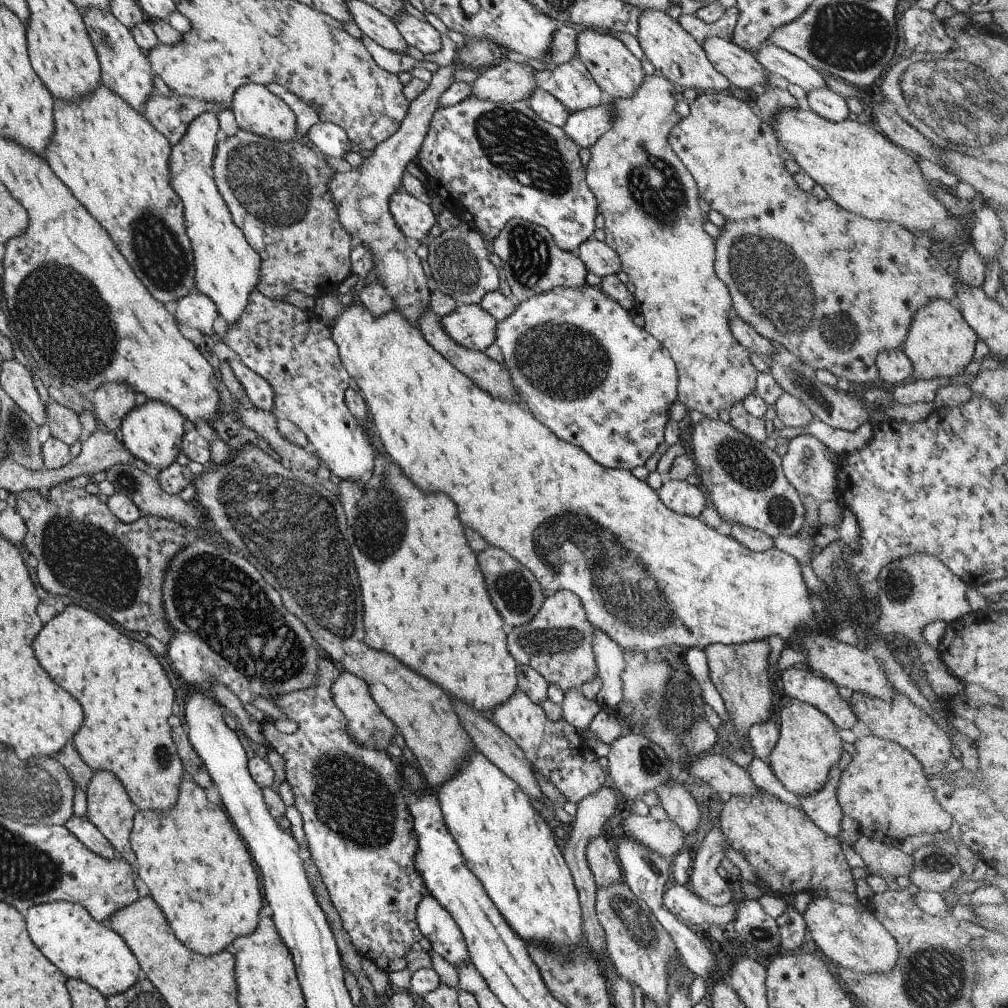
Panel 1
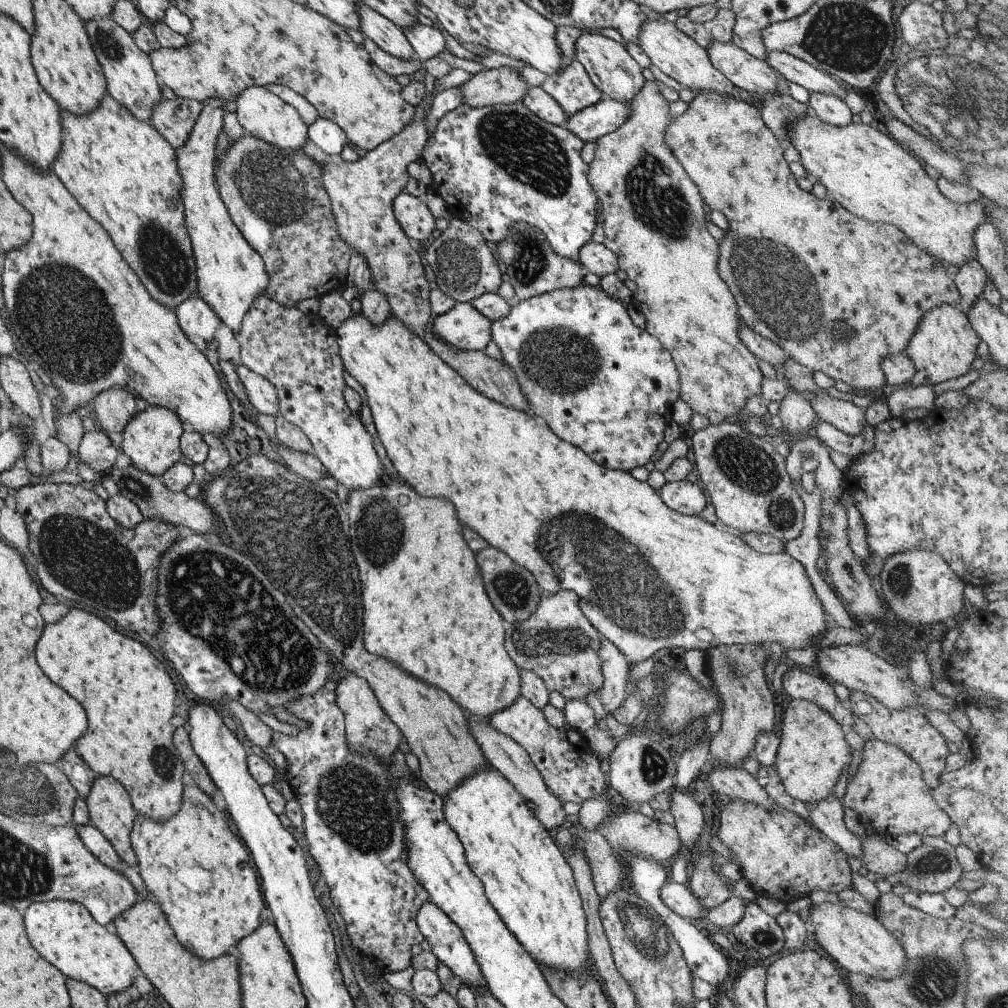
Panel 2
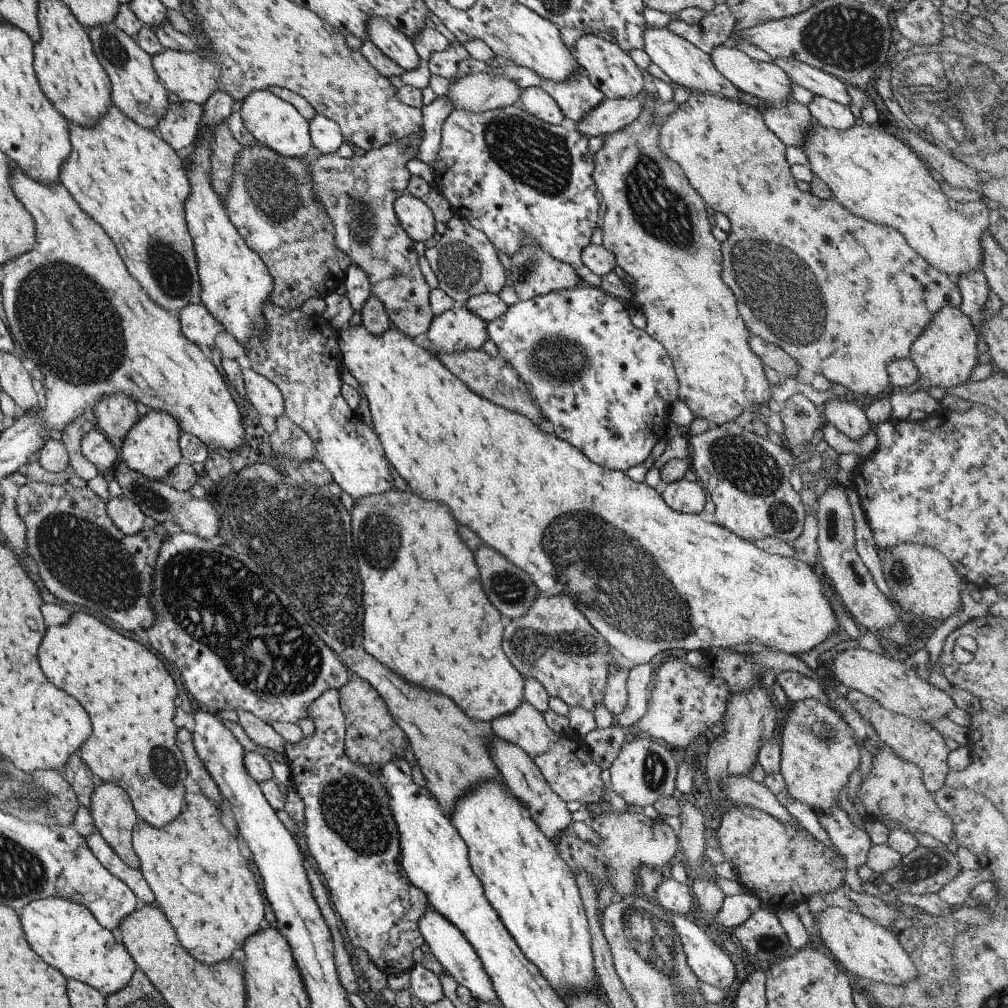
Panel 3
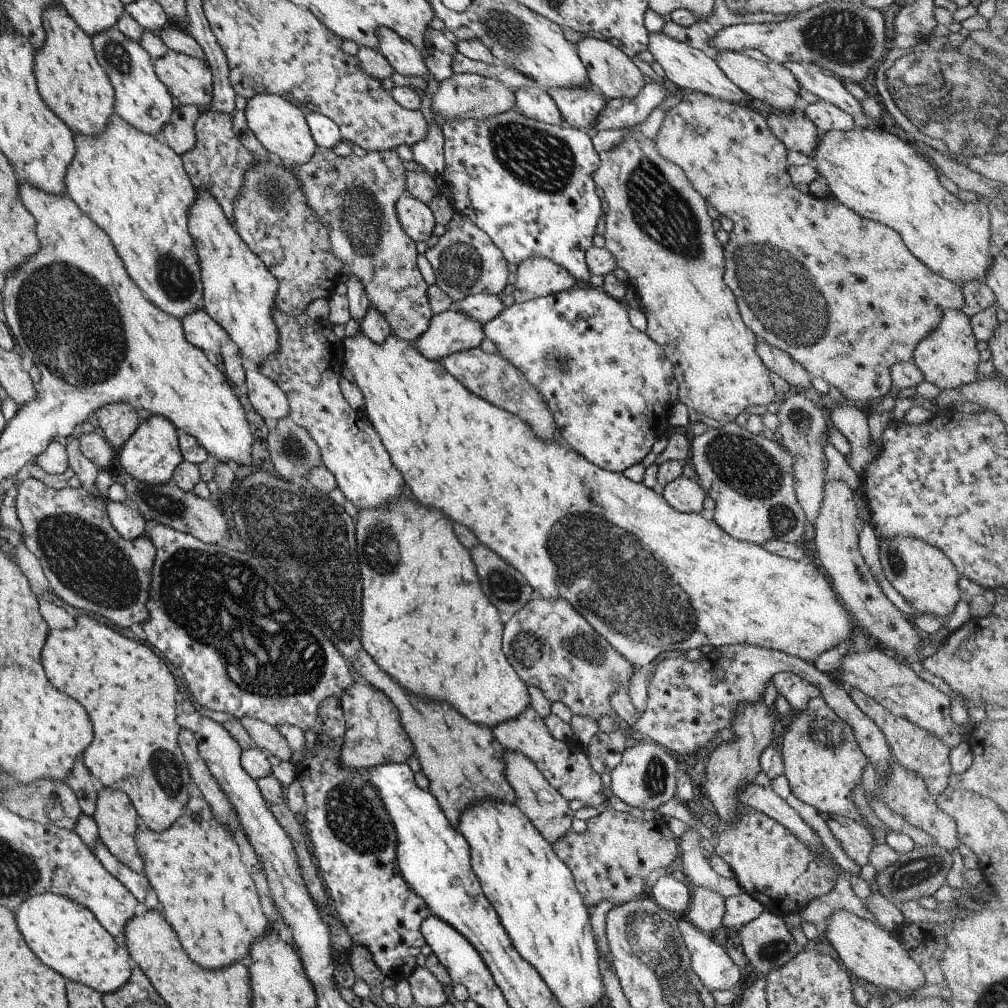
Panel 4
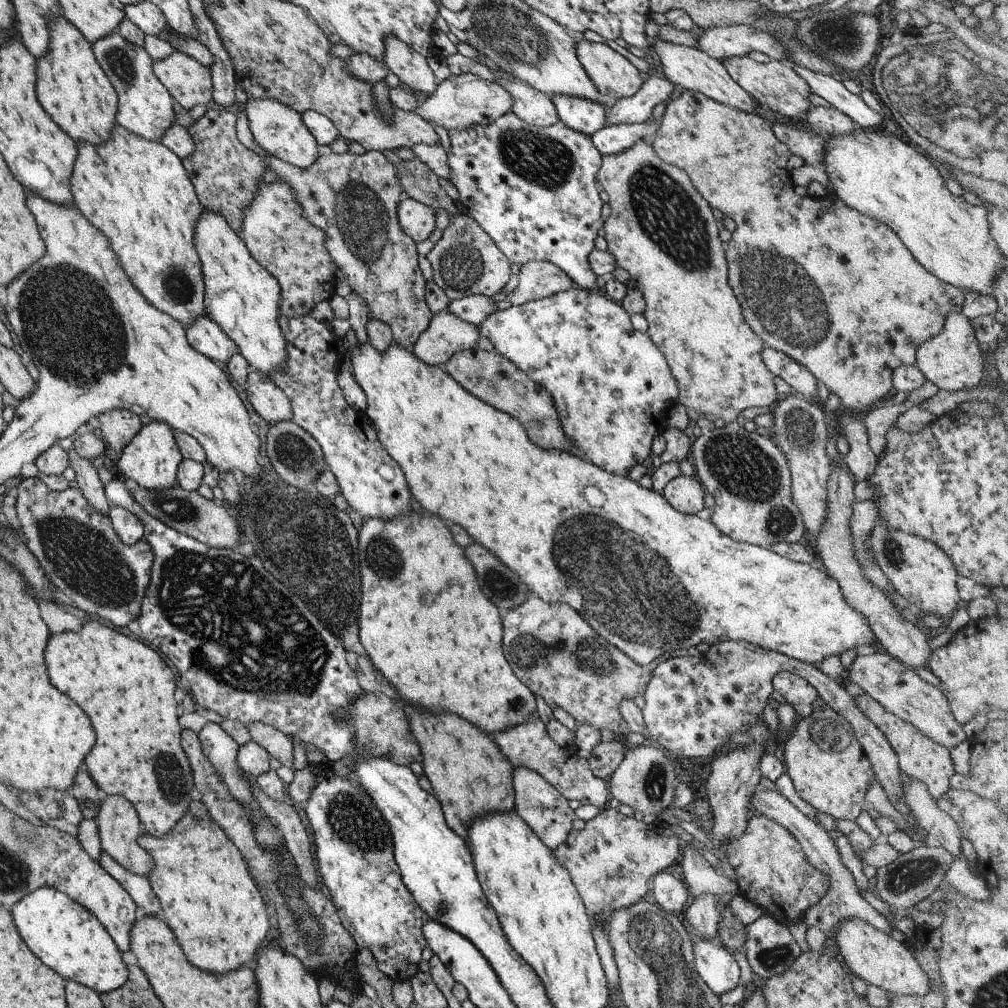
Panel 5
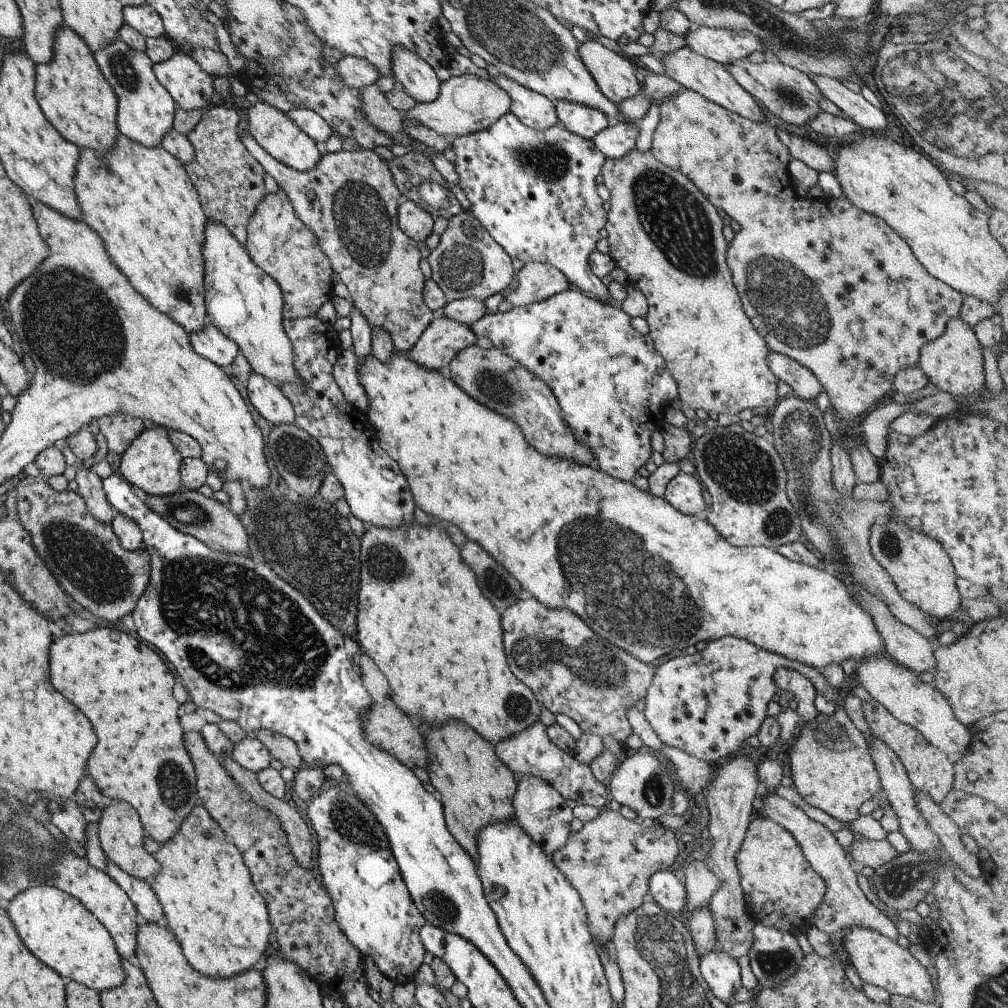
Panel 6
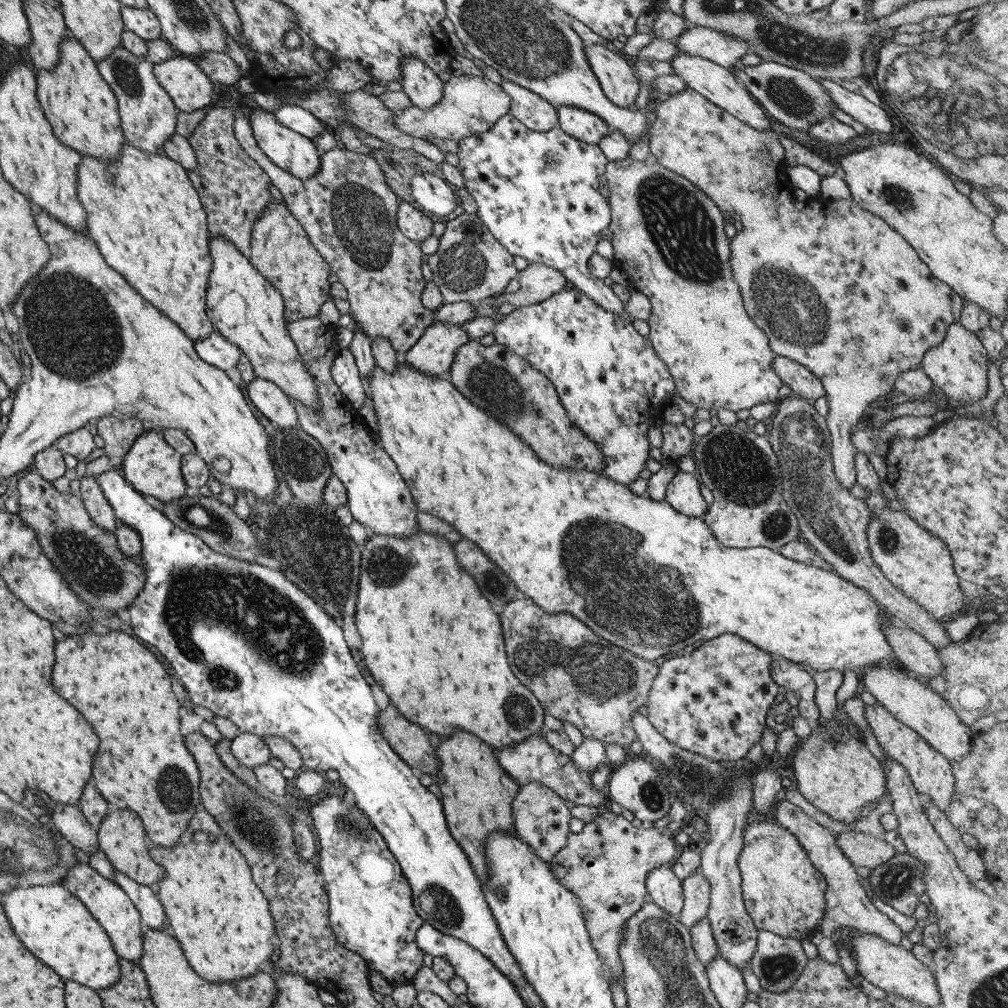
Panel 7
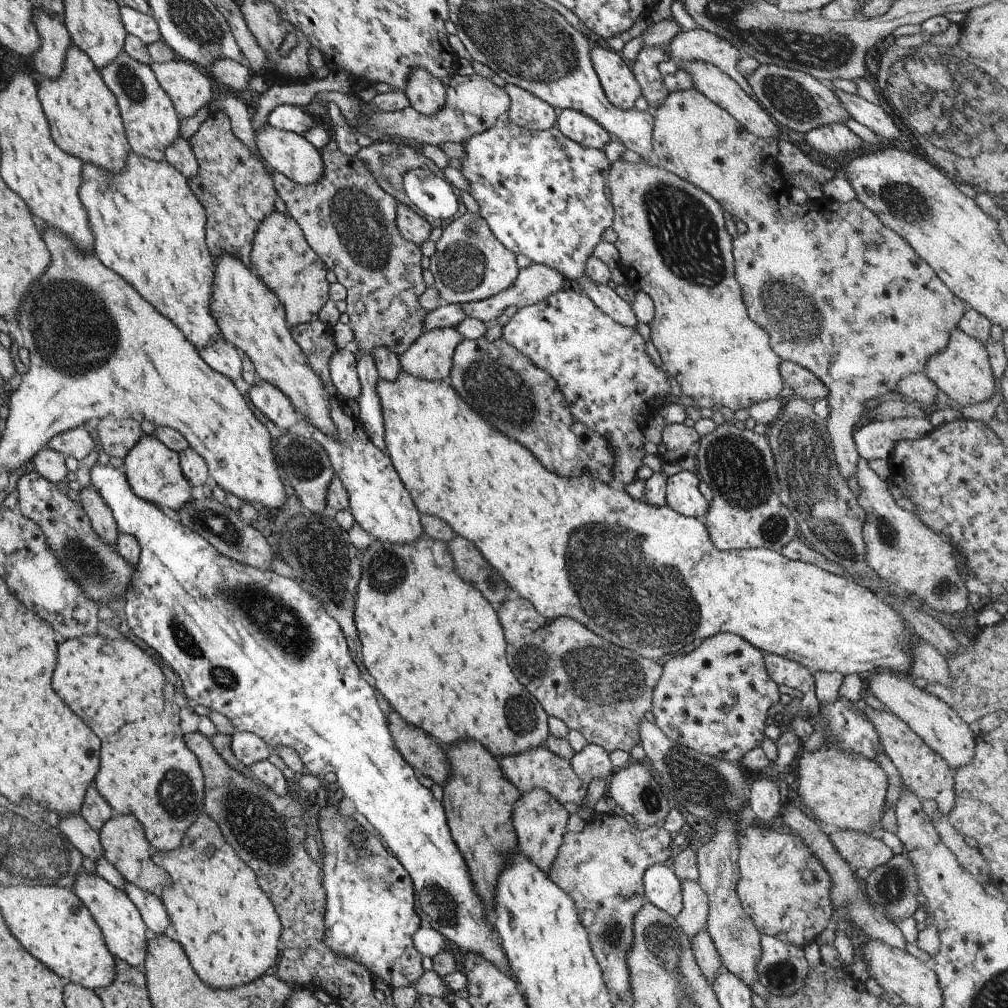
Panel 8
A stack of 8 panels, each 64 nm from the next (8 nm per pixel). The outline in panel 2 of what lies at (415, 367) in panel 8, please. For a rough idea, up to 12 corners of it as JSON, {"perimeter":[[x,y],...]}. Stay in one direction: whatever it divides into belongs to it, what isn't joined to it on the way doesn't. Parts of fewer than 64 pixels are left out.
{"perimeter":[[456,303],[429,321],[447,346],[483,351],[491,320],[469,303]]}

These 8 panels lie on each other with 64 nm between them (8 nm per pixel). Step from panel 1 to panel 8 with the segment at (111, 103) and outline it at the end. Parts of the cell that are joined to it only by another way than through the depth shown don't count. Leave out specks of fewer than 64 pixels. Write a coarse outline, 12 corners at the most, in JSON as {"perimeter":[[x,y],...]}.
{"perimeter":[[167,160],[83,162],[93,251],[196,350],[206,216]]}

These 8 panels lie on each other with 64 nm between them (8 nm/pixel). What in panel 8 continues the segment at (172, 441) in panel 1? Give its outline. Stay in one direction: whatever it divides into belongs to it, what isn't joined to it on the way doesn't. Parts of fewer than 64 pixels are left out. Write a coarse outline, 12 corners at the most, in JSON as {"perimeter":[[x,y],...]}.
{"perimeter":[[143,434],[124,456],[139,498],[181,510],[191,487],[177,452]]}

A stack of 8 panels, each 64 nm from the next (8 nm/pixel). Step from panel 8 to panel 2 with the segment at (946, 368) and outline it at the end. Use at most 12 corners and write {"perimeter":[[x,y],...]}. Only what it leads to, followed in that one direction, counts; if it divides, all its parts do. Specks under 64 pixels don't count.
{"perimeter":[[958,305],[921,316],[908,385],[967,374],[979,341]]}

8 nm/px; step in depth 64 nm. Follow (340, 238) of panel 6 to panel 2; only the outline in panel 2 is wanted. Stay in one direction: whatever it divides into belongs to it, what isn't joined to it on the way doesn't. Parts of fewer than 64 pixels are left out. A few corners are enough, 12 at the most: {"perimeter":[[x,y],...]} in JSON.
{"perimeter":[[423,112],[355,162],[321,163],[339,238],[391,318],[433,317],[423,259],[392,202],[428,138]]}

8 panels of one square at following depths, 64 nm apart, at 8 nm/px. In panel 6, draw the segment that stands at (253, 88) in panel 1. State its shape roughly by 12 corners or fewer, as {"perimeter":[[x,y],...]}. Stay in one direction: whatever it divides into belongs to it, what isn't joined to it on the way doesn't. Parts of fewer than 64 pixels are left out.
{"perimeter":[[279,108],[247,110],[247,130],[271,158],[311,170],[319,152]]}

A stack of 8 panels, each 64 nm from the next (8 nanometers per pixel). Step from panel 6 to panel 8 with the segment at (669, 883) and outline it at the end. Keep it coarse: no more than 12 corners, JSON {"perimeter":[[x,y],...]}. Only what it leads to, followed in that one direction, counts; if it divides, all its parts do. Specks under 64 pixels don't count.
{"perimeter":[[669,863],[643,872],[646,900],[675,918],[680,880]]}

